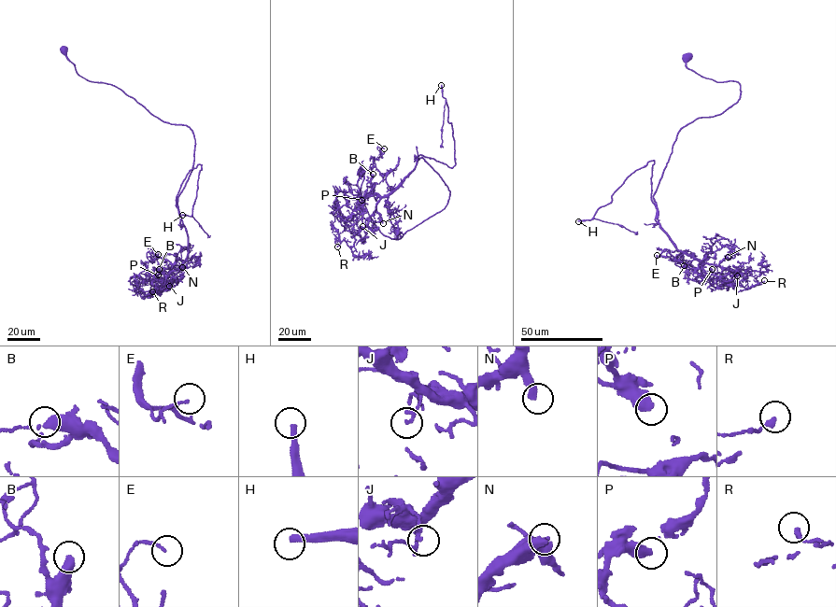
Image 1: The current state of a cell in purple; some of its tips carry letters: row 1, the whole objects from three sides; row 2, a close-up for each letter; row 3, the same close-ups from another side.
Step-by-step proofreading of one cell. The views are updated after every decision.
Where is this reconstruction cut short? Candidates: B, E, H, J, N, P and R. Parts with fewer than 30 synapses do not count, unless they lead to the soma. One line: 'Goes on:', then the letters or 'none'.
Goes on: H, N

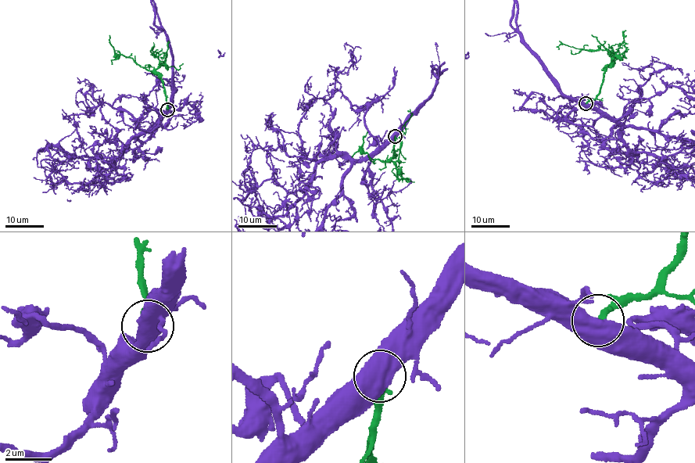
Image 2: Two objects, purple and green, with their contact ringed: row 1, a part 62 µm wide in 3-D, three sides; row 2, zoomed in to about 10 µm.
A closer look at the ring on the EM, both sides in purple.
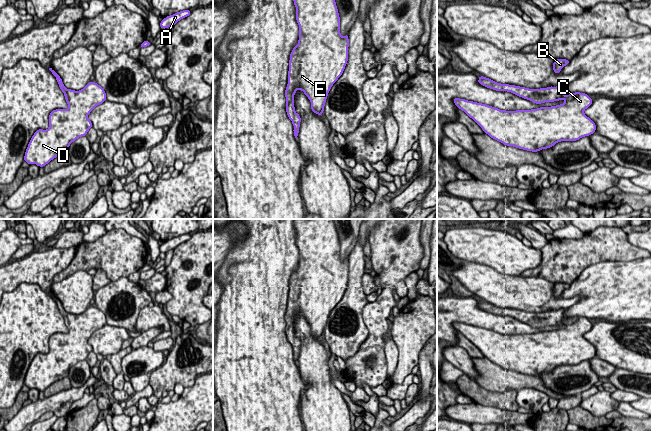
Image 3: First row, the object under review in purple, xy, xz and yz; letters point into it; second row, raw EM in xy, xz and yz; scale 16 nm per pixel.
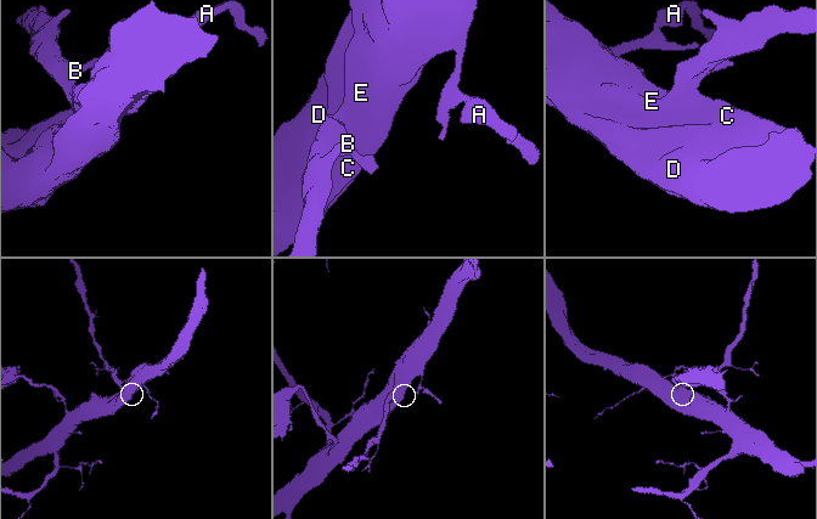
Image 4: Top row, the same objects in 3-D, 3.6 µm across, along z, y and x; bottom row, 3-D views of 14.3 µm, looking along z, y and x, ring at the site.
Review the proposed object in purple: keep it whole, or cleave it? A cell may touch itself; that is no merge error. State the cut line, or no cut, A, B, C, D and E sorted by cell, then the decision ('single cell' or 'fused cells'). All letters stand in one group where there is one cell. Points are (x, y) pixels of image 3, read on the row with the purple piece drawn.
cut none; groups A B C D E; single cell

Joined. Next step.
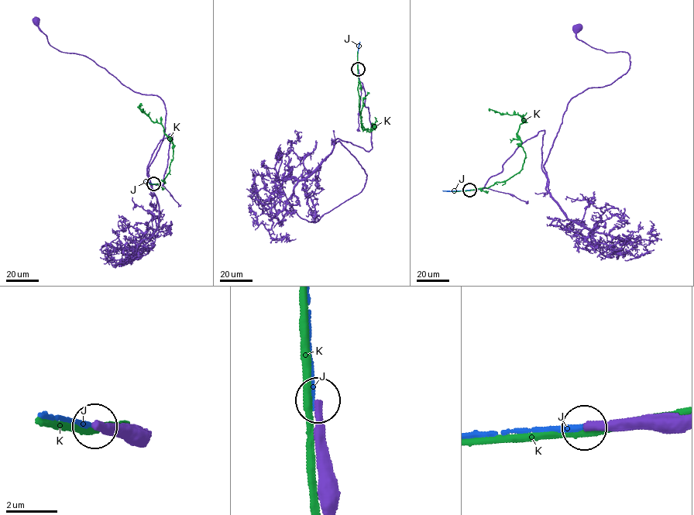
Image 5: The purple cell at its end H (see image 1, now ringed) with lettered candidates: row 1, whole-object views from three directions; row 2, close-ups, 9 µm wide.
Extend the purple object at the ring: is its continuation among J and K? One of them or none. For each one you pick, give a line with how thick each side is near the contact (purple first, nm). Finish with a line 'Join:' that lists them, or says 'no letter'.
Join: no letter

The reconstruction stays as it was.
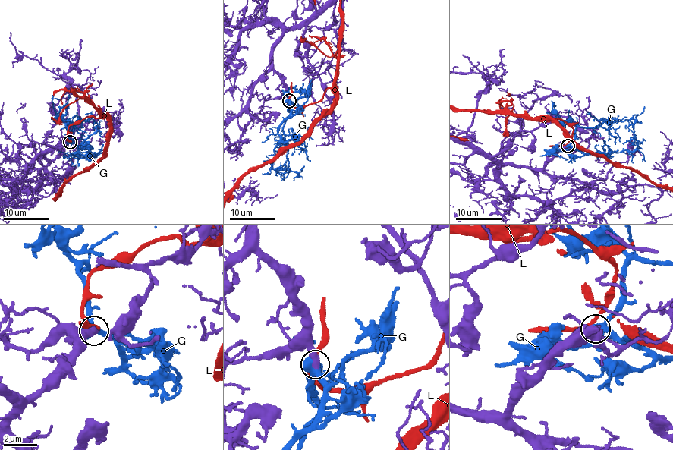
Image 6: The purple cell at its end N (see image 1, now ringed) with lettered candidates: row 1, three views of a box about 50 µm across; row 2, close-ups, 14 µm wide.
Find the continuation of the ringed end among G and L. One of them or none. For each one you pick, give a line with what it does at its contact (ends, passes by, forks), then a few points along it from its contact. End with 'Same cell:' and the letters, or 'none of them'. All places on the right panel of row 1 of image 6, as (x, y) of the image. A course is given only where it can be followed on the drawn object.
G: it passes by; it runs (567, 145), (584, 152), (598, 154), (634, 150), (636, 144), (630, 125), (627, 127), (627, 131)
Same cell: G

